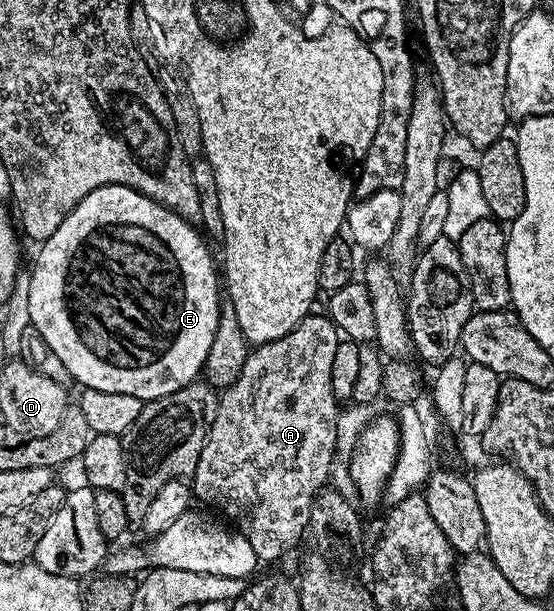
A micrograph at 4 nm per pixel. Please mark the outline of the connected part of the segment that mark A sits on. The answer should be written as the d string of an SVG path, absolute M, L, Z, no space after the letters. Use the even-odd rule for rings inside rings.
M311 313L284 337L257 344L247 354L236 381L221 392L214 419L200 449L192 476L192 491L197 502L199 499L215 507L223 520L231 519L237 534L252 545L252 553L256 553L263 564L280 558L285 547L292 546L304 535L314 494L329 480L326 478L338 446L340 407L332 393L332 357L339 342L340 332L333 321L325 314Z

